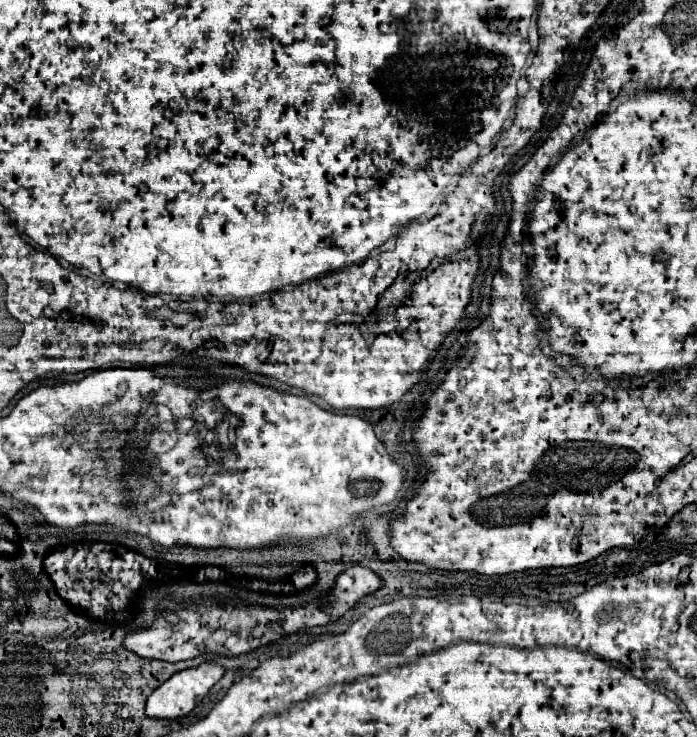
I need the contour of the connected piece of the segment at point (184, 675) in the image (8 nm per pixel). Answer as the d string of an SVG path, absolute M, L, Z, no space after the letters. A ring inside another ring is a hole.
M204 662L196 668L186 668L166 680L146 704L146 714L152 718L174 720L194 710L204 694L224 676L224 666Z

